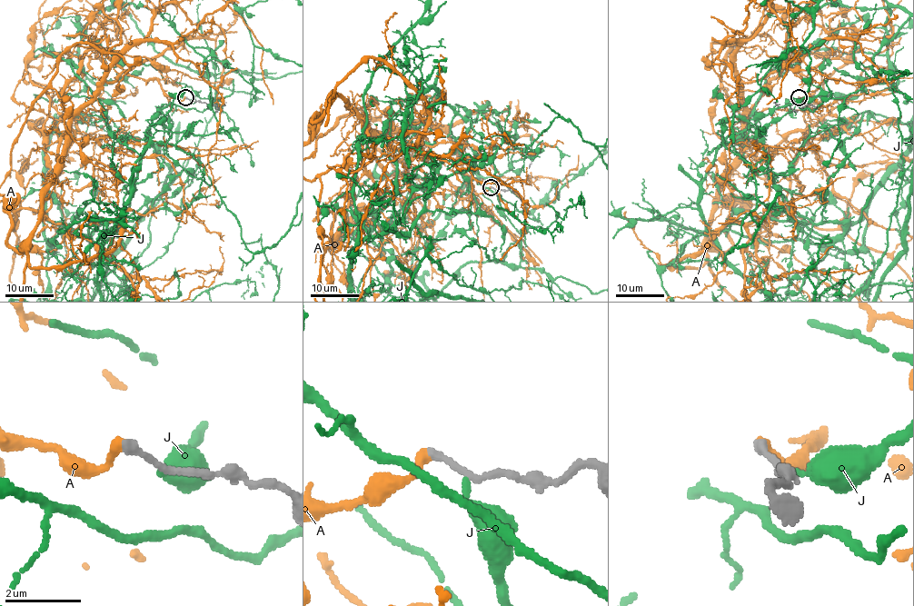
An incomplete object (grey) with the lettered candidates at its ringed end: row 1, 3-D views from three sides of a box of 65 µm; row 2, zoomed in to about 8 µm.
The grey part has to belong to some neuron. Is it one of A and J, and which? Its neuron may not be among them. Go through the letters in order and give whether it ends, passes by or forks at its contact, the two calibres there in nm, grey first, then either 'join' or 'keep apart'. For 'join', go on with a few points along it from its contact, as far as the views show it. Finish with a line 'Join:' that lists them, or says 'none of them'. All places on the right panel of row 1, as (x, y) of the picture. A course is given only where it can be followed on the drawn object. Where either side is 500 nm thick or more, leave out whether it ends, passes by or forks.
A: it ends there; 220 nm thick on the grey side, 260 nm on the other; join
J: it ends there; 170 nm thick on the grey side, 200 nm on the other; keep apart
Join: A

